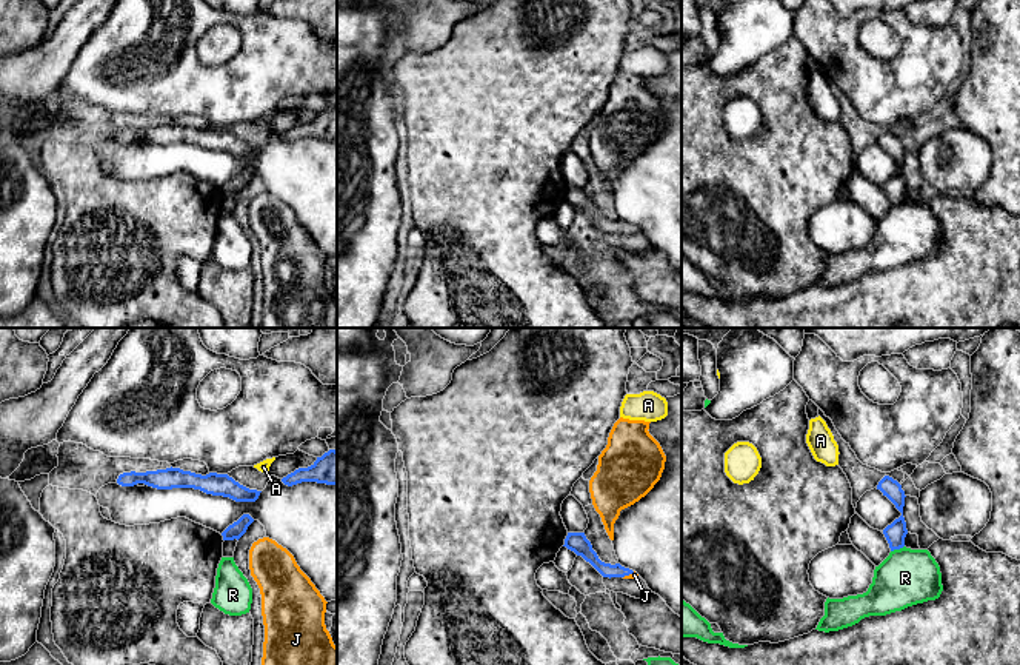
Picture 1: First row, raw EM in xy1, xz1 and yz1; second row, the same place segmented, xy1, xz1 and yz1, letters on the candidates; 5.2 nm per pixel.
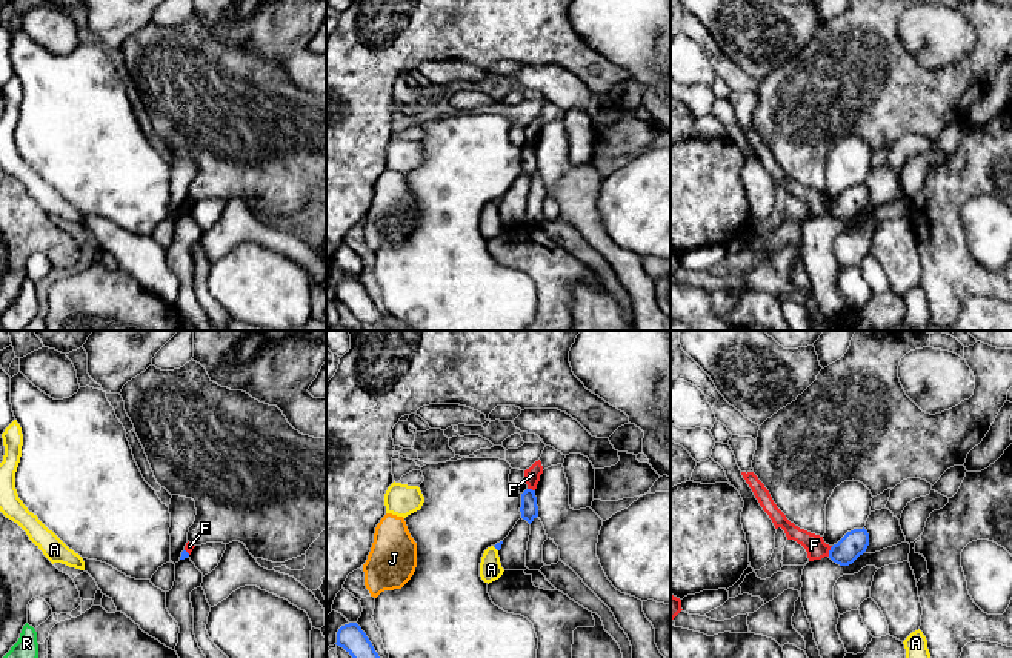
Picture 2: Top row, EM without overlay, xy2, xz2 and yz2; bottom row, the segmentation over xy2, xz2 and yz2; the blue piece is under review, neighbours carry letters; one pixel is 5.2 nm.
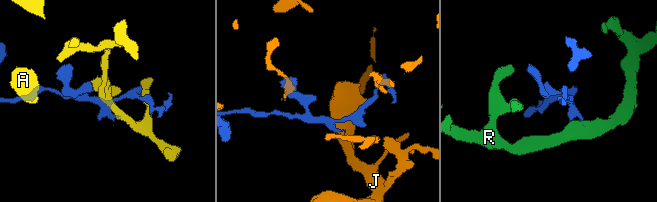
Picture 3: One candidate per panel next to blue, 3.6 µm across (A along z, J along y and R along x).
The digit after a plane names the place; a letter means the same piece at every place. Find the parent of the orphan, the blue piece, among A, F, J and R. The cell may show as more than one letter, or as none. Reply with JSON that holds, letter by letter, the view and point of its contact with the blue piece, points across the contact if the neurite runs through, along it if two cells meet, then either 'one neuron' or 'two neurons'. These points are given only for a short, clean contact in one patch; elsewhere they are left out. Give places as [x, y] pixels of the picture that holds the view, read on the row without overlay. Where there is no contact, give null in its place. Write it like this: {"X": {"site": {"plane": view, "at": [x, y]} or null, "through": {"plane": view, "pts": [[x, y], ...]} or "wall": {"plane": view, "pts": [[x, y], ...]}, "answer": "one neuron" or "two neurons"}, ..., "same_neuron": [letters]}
{"A": {"site": {"plane": "xz2", "at": [496, 203]}, "answer": "two neurons"}, "F": {"site": {"plane": "yz2", "at": [829, 206]}, "wall": {"plane": "yz2", "pts": [[832, 202], [828, 211]]}, "answer": "two neurons"}, "J": {"site": {"plane": "xz1", "at": [628, 230]}, "through": {"plane": "xz1", "pts": [[606, 225], [628, 230], [634, 230]]}, "answer": "one neuron"}, "R": {"site": {"plane": "yz1", "at": [897, 203]}, "wall": {"plane": "yz1", "pts": [[903, 200], [891, 207]]}, "answer": "two neurons"}, "same_neuron": ["J"]}

